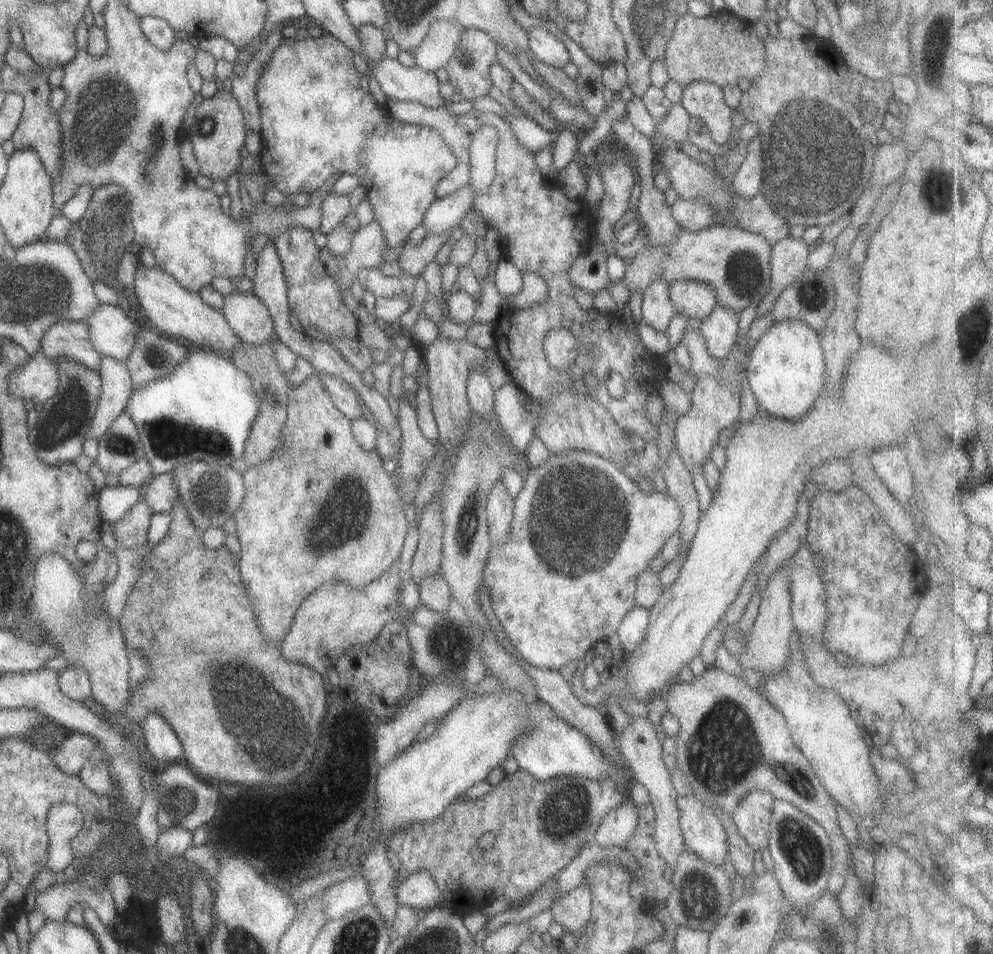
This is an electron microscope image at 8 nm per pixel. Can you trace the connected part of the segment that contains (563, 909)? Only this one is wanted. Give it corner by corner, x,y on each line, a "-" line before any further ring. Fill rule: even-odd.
577,886
567,895
556,898
548,908
564,932
580,932
590,917
591,894
587,886

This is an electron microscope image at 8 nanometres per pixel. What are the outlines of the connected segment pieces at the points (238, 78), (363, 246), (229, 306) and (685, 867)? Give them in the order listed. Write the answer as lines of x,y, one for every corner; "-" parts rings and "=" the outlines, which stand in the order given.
277,28
270,30
263,45
246,64
241,74
231,77
231,96
237,101
241,109
243,127
246,131
260,132
260,114
254,94
254,86
259,76
260,66
269,58
269,53
280,43
282,35
=
373,220
353,232
350,249
345,254
337,255
337,259
343,260
343,267
336,267
338,272
333,276
340,299
345,291
356,289
353,282
358,280
358,270
379,267
386,260
383,252
388,248
392,249
386,243
381,227
=
233,293
223,297
220,308
228,329
247,345
267,343
274,336
265,305
253,294
=
683,850
675,864
669,885
671,892
665,899
669,918
673,920
673,925
710,931
727,914
733,881
721,867
707,865
687,850

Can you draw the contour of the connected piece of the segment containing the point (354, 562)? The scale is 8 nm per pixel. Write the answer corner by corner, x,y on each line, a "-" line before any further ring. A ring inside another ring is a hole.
319,374
310,375
301,384
289,387
286,420
280,434
278,450
276,450
275,455
272,454
269,460
260,462
257,466
249,466
240,474
245,495
241,501
241,506
232,518
240,548
240,555
237,560
240,581
245,594
248,596
261,635
264,636
268,644
274,644
274,646
278,646
282,637
288,633
295,611
308,594
322,586
334,584
334,582
342,582
351,590
361,590
372,580
379,578
390,566
395,565
402,549
406,530
409,527
405,519
405,506
395,494
392,475
383,470
381,458
375,452
363,450
355,442
350,431
350,420
333,407
331,401
329,401
329,396
323,391
323,384
319,383

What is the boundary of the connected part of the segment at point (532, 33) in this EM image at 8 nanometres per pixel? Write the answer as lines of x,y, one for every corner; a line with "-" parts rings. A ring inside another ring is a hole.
534,26
531,30
525,30
528,38
528,47
534,60
545,66
562,69
569,57
564,44
549,34
542,26

